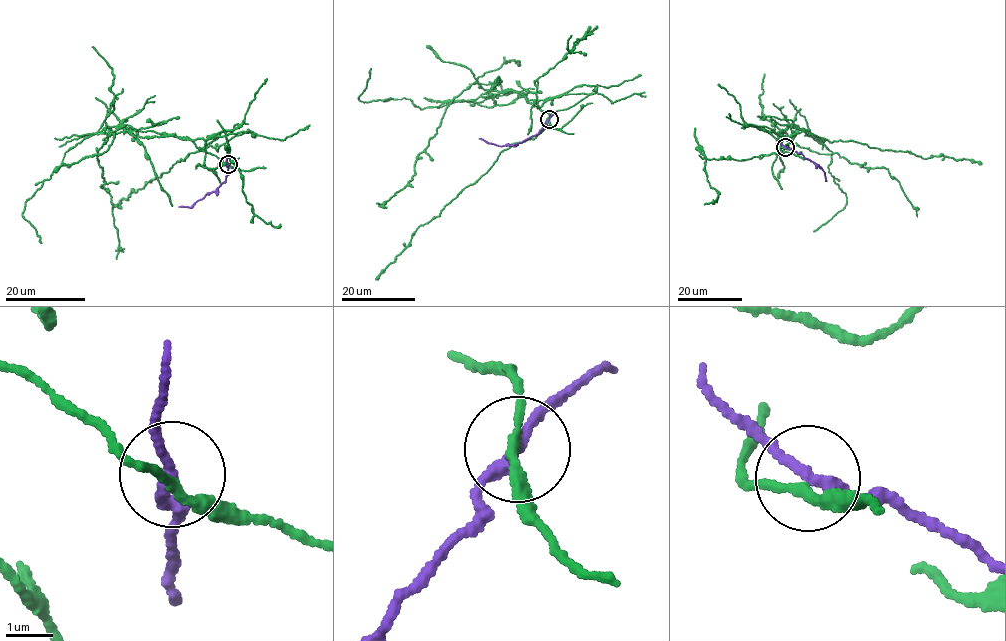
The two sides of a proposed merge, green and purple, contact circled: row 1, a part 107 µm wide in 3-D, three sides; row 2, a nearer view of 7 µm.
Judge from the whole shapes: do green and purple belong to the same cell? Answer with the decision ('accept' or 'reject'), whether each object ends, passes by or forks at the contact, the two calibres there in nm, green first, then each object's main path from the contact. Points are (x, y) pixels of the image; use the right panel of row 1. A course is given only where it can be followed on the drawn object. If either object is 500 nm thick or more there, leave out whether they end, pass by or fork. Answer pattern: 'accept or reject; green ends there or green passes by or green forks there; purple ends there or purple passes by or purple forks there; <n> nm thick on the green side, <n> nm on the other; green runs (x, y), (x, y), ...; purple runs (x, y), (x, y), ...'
reject; green passes by; purple passes by; 190 nm thick on the green side, 240 nm on the other; green runs (785, 147), (773, 132), (752, 124), (788, 137), (803, 132), (923, 158), (947, 156), (982, 163); purple runs (785, 147), (821, 167), (826, 181)

